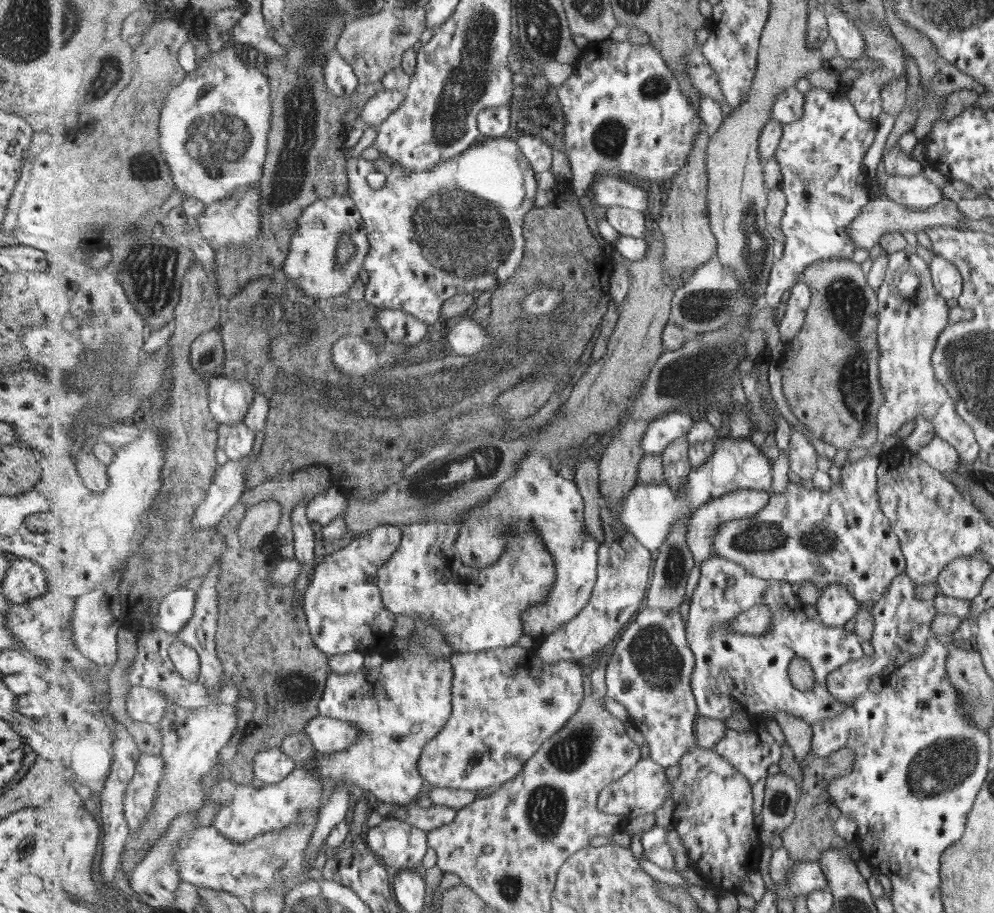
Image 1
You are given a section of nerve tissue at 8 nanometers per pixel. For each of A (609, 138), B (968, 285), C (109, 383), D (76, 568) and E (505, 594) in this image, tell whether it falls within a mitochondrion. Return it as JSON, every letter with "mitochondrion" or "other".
{"A":"mitochondrion","B":"other","C":"mitochondrion","D":"mitochondrion","E":"other"}

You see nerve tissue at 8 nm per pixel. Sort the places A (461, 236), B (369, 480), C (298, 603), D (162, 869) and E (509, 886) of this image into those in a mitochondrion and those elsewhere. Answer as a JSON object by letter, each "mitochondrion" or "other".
{"A":"mitochondrion","B":"other","C":"other","D":"mitochondrion","E":"mitochondrion"}

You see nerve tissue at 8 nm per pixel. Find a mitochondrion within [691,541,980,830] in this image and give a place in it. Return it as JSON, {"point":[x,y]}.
{"point":[779,804]}

